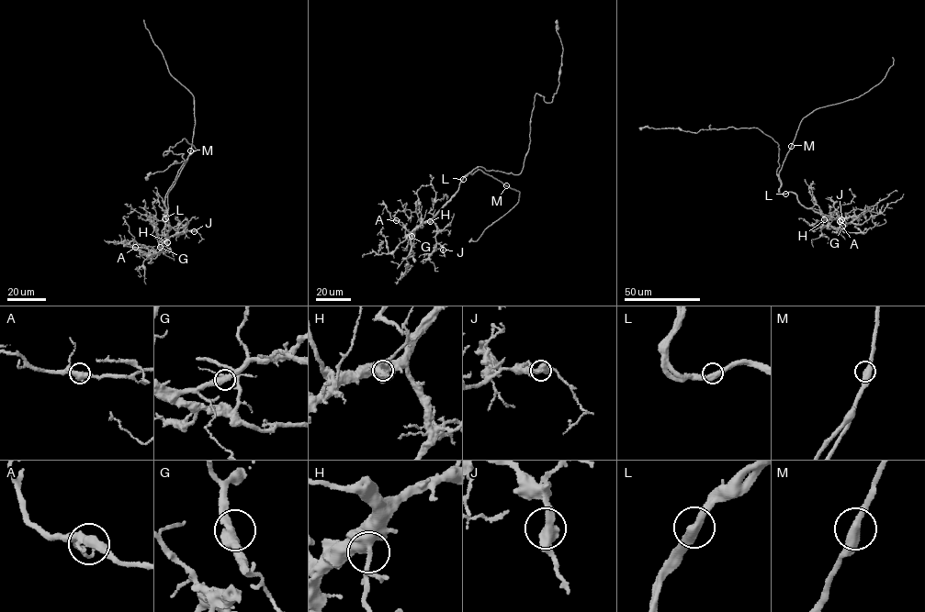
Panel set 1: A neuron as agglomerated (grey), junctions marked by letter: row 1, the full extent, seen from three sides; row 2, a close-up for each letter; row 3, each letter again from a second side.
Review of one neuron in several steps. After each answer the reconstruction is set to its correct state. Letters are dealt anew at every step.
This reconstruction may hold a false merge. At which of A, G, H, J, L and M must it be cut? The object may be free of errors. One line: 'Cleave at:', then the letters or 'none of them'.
Cleave at: none of them

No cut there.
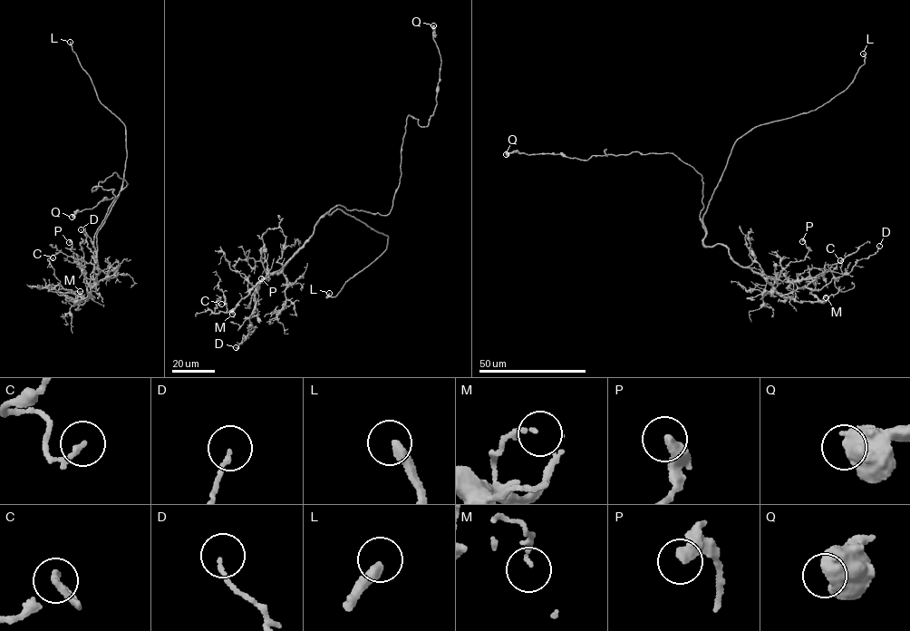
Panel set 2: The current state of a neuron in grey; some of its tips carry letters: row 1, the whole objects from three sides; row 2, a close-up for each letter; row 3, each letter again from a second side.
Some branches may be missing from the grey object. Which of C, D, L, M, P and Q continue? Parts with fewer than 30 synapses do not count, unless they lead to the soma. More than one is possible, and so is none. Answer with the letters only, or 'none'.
L

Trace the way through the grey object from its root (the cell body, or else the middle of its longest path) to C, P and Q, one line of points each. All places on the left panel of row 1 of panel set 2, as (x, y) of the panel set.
C: (96, 230), (96, 262), (93, 257), (100, 269), (86, 300), (62, 286), (47, 261), (53, 257)
P: (96, 230), (96, 262), (93, 257), (100, 269), (91, 287), (69, 242)
Q: (96, 230), (127, 184), (115, 172), (91, 192), (101, 186), (113, 189), (116, 197), (72, 217)

